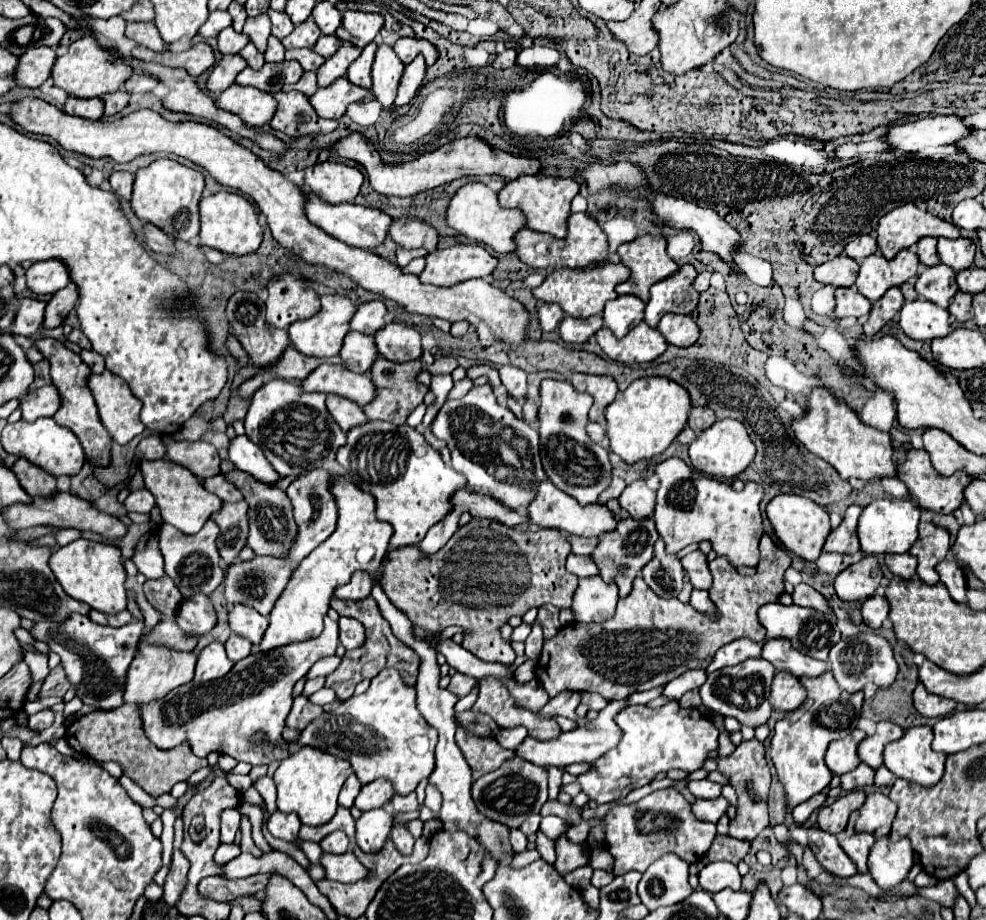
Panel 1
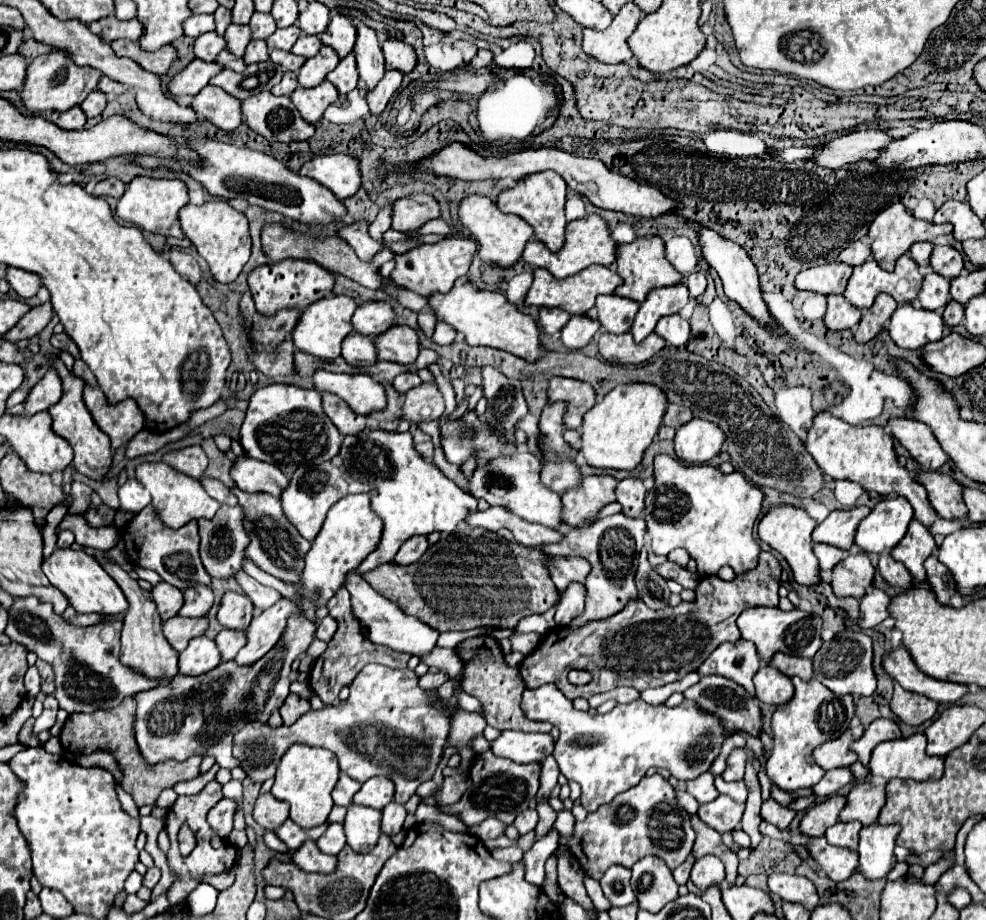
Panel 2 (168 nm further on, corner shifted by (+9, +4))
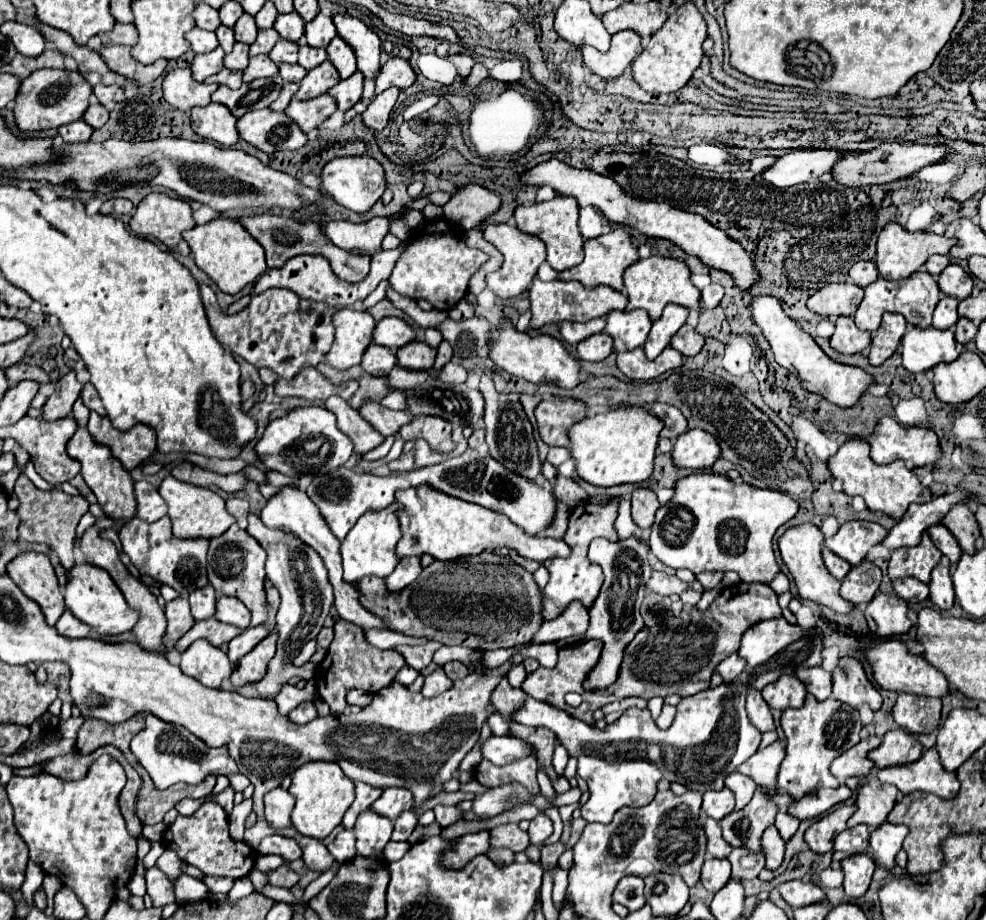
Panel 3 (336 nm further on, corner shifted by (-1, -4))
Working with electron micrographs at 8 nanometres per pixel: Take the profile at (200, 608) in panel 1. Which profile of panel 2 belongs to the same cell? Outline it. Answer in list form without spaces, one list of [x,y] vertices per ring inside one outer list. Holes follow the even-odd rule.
[[[192,586],[184,592],[184,606],[178,616],[182,618],[204,618],[212,608],[214,596],[208,586]]]

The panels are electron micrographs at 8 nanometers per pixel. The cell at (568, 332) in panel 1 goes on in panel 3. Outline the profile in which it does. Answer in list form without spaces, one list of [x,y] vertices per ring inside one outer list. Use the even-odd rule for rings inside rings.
[[[594,334],[588,340],[582,340],[576,348],[578,348],[580,360],[600,362],[612,354],[612,344],[614,340],[608,334]]]

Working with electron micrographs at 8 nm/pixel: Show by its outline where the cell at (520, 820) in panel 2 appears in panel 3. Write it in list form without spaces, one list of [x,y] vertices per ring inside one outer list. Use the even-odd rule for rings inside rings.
[[[538,814],[534,820],[530,820],[530,844],[542,844],[552,834],[552,820],[546,814]]]

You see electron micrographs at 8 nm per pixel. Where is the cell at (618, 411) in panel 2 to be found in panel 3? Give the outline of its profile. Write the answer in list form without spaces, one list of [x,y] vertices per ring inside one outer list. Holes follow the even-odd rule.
[[[626,406],[612,412],[596,414],[576,422],[570,430],[570,454],[576,460],[576,472],[594,486],[616,486],[628,482],[644,482],[654,468],[654,452],[662,422],[638,406]]]

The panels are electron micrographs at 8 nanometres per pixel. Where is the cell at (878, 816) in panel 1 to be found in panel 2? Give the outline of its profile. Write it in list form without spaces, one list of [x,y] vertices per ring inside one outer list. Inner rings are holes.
[[[868,780],[858,782],[848,794],[848,804],[840,812],[840,820],[842,822],[858,820],[862,822],[862,826],[870,826],[878,820],[884,804],[886,804],[884,786],[874,786]]]

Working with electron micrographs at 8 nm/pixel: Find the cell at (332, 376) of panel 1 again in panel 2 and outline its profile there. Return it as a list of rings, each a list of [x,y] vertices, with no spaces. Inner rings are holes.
[[[320,368],[312,378],[316,390],[340,396],[358,414],[368,414],[386,406],[384,388],[368,374],[334,374]]]

